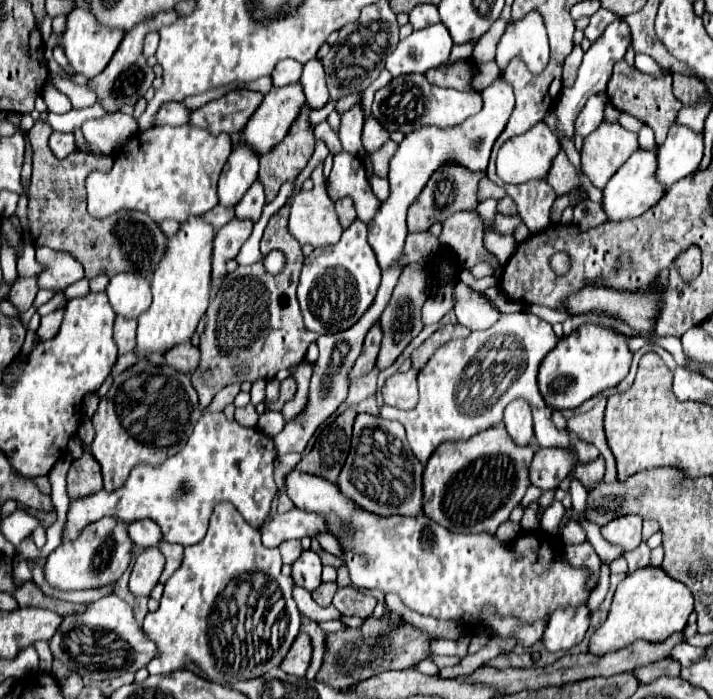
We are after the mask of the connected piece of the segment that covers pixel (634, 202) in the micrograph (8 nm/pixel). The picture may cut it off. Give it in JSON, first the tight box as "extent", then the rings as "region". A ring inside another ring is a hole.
{"extent":[602,150,664,222],"region":[[[636,150],[624,166],[610,178],[606,188],[602,190],[602,208],[610,222],[620,222],[626,218],[636,218],[648,210],[648,206],[654,206],[664,190],[660,190],[660,184],[654,180],[654,168],[656,168],[656,150]]]}

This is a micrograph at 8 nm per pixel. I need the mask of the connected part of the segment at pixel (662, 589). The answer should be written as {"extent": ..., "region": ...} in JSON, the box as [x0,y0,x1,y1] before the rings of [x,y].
{"extent":[590,564,694,656],"region":[[[650,564],[646,568],[640,568],[628,574],[618,584],[606,622],[590,638],[590,652],[602,656],[606,652],[630,646],[634,640],[640,638],[648,642],[662,642],[670,634],[684,630],[692,610],[694,610],[694,598],[688,586],[668,576],[666,570],[662,570],[662,566]]]}

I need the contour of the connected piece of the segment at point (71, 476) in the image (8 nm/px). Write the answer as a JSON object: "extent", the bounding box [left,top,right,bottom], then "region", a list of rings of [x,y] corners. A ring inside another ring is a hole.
{"extent":[68,450,102,500],"region":[[[86,450],[80,460],[74,460],[68,470],[68,496],[70,500],[86,498],[102,490],[102,472],[96,458]]]}

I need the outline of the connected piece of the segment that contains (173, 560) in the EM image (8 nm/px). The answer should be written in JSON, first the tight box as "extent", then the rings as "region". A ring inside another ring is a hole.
{"extent":[158,540,184,584],"region":[[[162,540],[162,542],[158,544],[158,548],[160,548],[160,552],[162,552],[162,554],[164,554],[164,558],[166,558],[166,566],[164,566],[162,576],[160,576],[160,582],[164,584],[164,582],[166,582],[166,578],[170,578],[170,574],[180,566],[184,546],[182,546],[182,544],[170,544],[170,542]]]}

